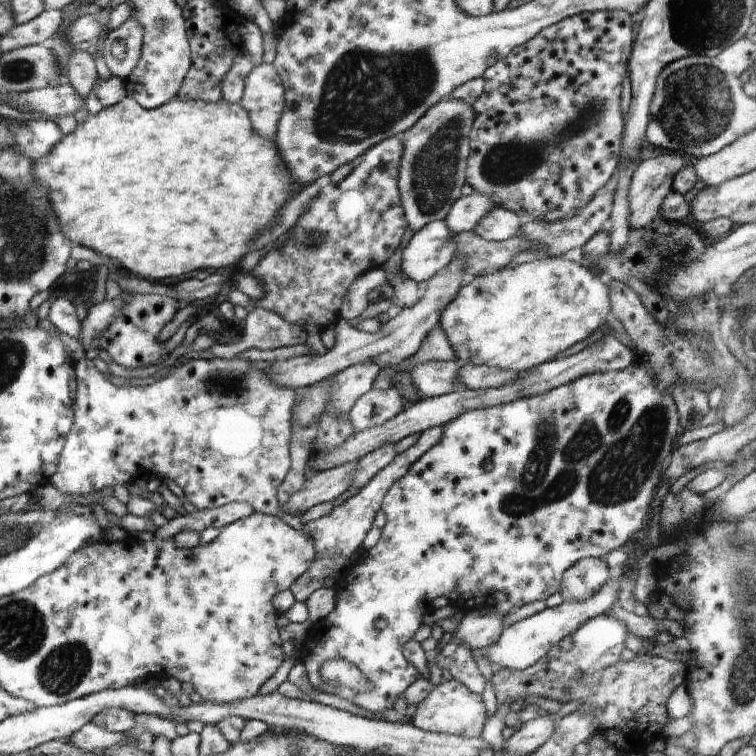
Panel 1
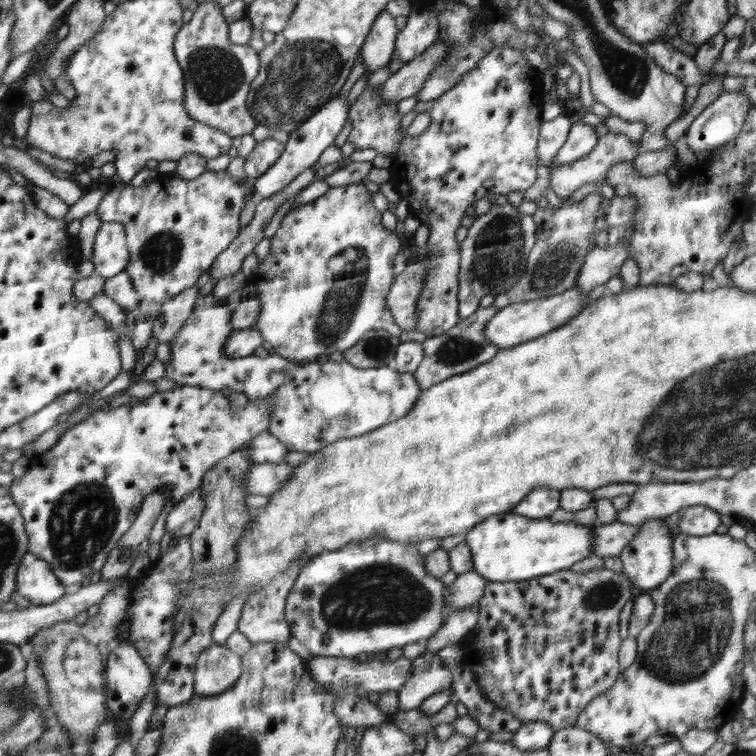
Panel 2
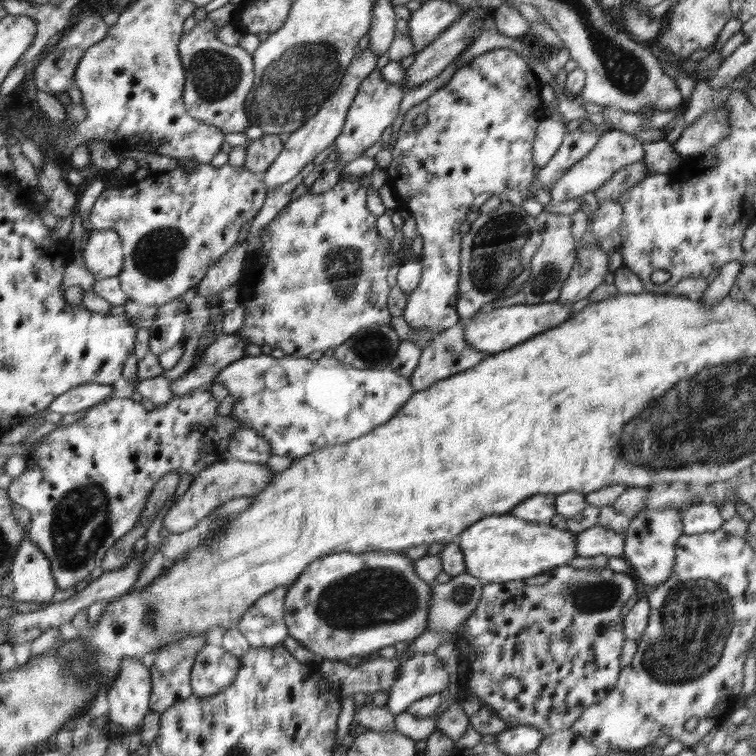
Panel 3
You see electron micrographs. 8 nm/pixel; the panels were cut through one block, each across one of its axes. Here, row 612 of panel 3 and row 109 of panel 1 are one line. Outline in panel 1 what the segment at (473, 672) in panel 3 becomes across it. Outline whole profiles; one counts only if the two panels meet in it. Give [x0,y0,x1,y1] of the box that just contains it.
[466,11,635,222]

